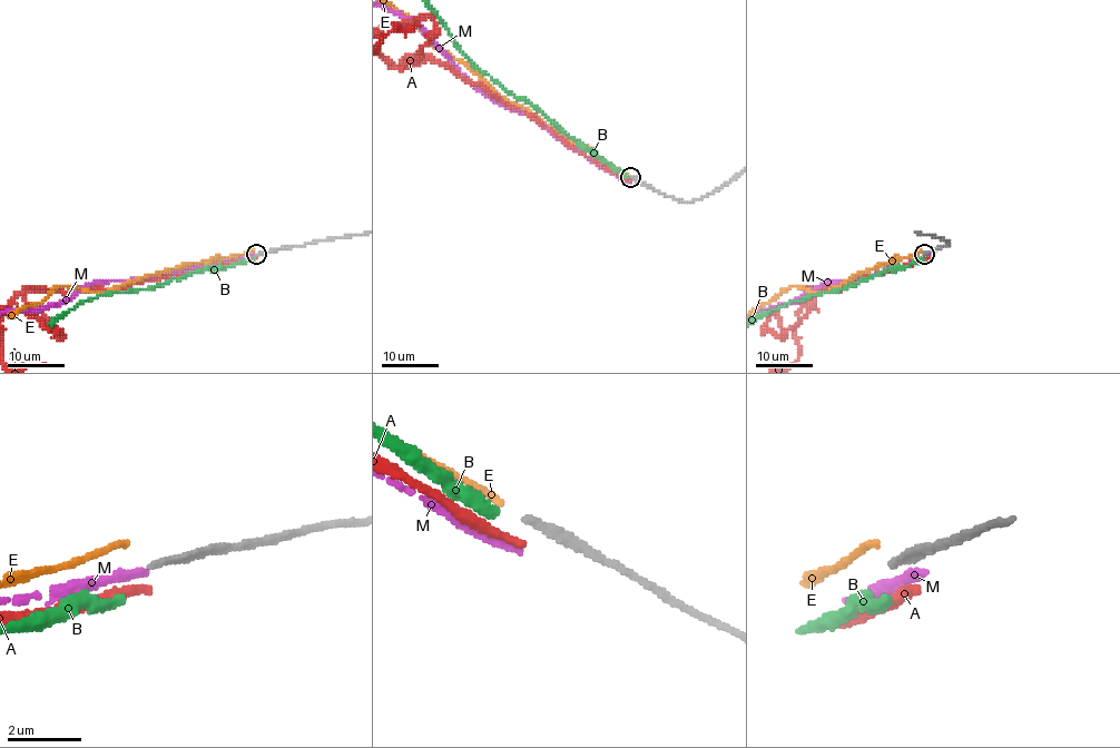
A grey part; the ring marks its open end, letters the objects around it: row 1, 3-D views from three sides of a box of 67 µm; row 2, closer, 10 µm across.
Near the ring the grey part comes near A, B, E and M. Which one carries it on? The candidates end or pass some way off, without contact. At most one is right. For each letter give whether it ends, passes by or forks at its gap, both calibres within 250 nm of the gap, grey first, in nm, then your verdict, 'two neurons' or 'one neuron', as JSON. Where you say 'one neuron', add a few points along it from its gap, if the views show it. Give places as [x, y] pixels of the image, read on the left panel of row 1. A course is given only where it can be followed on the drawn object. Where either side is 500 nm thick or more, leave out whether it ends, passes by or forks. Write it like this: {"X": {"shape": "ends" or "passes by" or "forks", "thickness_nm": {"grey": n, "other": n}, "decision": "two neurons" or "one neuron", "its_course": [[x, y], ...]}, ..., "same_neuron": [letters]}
{"A": {"shape": "ends", "thickness_nm": {"grey": 190, "other": 280}, "decision": "two neurons"}, "B": {"shape": "ends", "thickness_nm": {"grey": 190, "other": 300}, "decision": "two neurons"}, "E": {"shape": "ends", "thickness_nm": {"grey": 190, "other": 160}, "decision": "two neurons"}, "M": {"shape": "ends", "thickness_nm": {"grey": 190, "other": 340}, "decision": "two neurons"}, "same_neuron": []}

